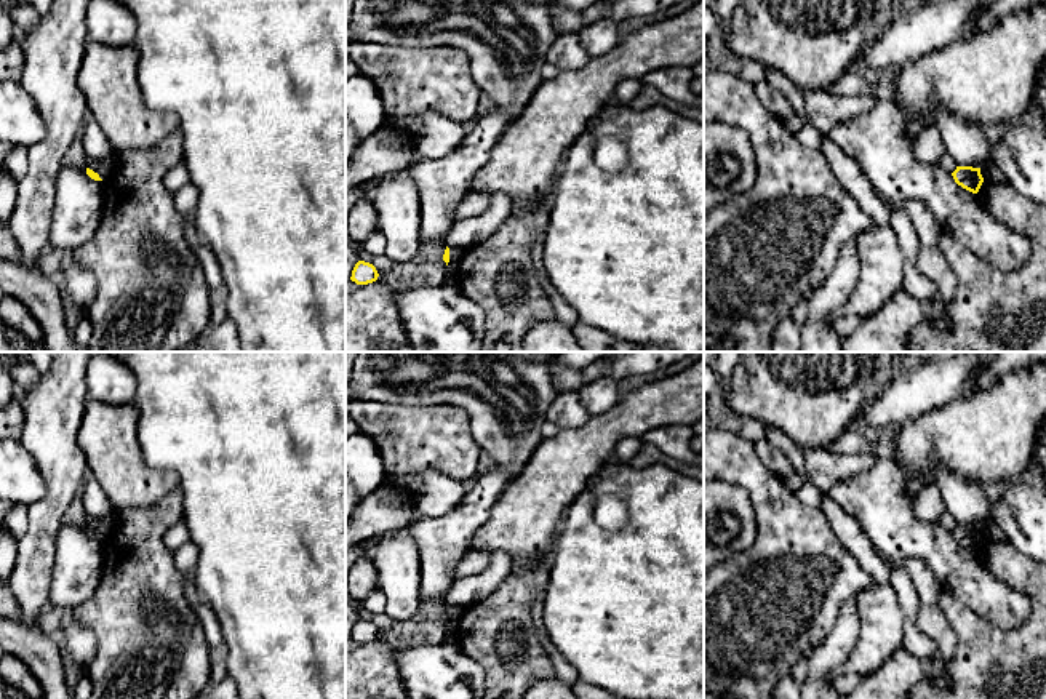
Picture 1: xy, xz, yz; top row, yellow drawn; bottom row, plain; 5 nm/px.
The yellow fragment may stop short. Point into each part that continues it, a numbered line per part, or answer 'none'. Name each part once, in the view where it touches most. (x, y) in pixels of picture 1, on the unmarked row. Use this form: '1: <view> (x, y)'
none

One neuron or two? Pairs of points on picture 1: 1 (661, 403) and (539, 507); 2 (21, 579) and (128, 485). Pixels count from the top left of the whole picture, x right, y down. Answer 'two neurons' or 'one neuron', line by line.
1: one neuron
2: two neurons

